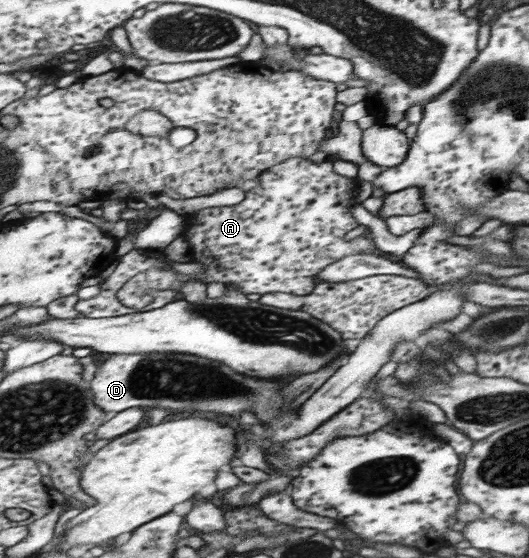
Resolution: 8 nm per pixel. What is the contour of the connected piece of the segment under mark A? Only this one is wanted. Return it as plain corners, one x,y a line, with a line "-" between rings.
294,156
281,164
276,164
262,172
261,184
245,192
245,198
240,203
234,206
205,208
189,224
189,228
185,230
187,238
184,240
186,239
191,247
193,260
204,265
202,273
185,275
171,269
150,268
145,272
139,272
137,276
132,276
119,292
115,292
115,296
128,308
133,310
144,308
153,300
153,297
146,293
147,289
179,291
179,288
191,279
199,280
205,285
209,282
221,282
225,286
232,284
240,288
243,294
262,295
269,292
287,292
297,296
311,294
319,284
316,276
334,262
352,254
378,252
375,242
368,233
351,240
345,238
351,230
359,226
359,220
353,216
349,207
351,202
357,202
358,187
357,178
345,178
337,174
331,160
317,163

